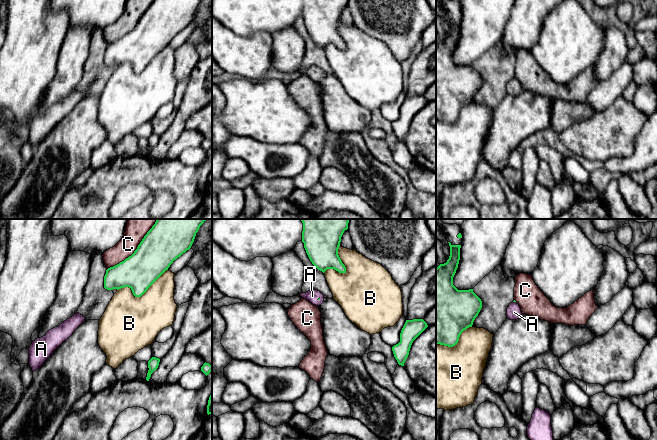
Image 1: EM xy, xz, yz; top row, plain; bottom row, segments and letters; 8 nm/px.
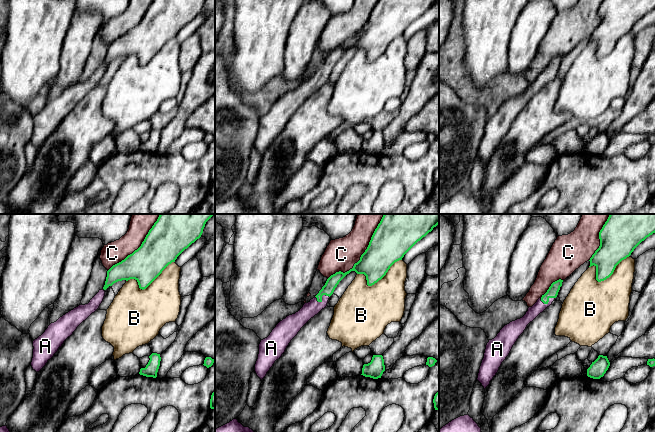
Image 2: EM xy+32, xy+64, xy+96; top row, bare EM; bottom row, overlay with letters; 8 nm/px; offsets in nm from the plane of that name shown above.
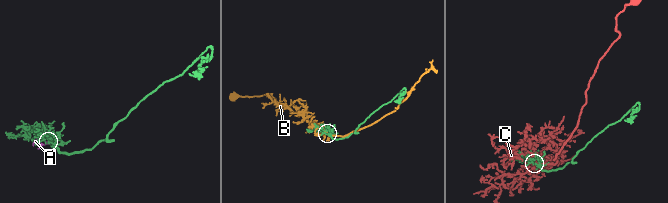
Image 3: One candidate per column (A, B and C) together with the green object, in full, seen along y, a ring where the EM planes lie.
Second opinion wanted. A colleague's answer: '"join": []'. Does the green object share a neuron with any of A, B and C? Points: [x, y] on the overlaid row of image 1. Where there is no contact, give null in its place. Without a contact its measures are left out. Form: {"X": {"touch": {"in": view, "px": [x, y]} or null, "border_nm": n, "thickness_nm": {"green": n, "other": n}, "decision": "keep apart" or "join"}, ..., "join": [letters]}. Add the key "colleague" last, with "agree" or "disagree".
{"A": {"touch": {"in": "xz", "px": [319, 299]}, "border_nm": 30, "thickness_nm": {"green": 20, "other": 100}, "decision": "join"}, "B": {"touch": {"in": "xy", "px": [141, 295]}, "border_nm": 440, "thickness_nm": {"green": 300, "other": 440}, "decision": "keep apart"}, "C": {"touch": {"in": "xy", "px": [136, 249]}, "border_nm": 550, "thickness_nm": {"green": 320, "other": 200}, "decision": "keep apart"}, "join": ["A"], "colleague": "disagree"}

